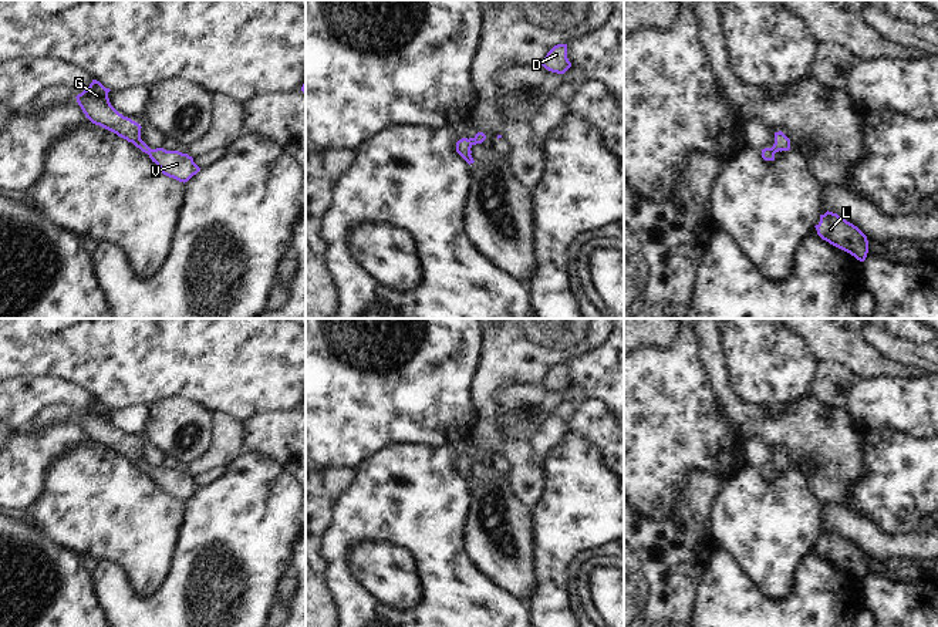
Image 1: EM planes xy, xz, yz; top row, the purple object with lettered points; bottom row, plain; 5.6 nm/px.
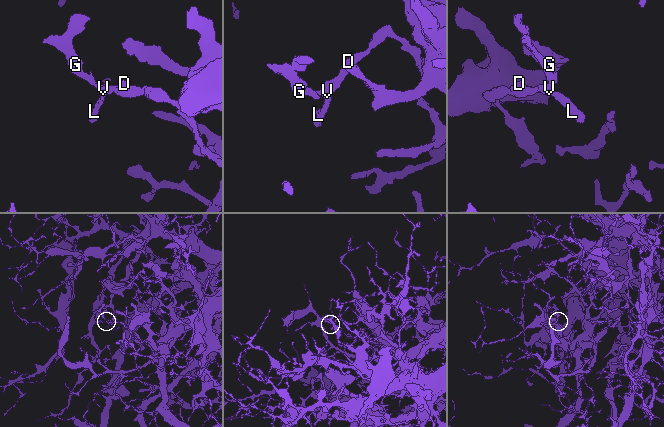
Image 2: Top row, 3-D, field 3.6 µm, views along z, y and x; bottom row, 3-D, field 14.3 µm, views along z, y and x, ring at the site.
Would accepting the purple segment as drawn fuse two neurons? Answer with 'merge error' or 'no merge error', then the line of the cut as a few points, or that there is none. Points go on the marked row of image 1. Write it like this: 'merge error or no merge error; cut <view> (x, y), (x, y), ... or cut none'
no merge error; cut none

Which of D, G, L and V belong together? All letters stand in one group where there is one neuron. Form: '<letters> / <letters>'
D G L V

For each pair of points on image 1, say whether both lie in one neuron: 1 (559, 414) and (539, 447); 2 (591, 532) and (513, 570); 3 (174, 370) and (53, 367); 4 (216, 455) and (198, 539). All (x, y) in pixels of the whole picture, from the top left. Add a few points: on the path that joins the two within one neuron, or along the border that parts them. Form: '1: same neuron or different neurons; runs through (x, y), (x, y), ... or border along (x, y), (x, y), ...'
1: same neuron; runs through (557, 422), (545, 438)
2: different neurons; border along (533, 526), (536, 586), (530, 593)
3: same neuron; runs through (144, 367), (83, 367)
4: different neurons; border along (245, 452), (226, 467)

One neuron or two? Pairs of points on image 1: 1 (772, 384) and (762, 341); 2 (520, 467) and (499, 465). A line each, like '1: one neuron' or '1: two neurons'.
1: one neuron
2: two neurons

